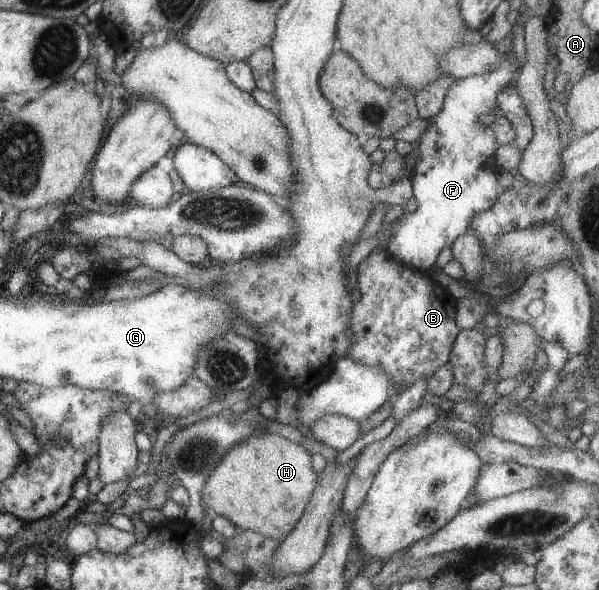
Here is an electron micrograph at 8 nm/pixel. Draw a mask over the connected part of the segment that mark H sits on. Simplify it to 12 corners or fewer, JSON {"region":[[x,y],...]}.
{"region":[[254,432],[212,468],[202,504],[284,541],[318,479],[312,456]]}

